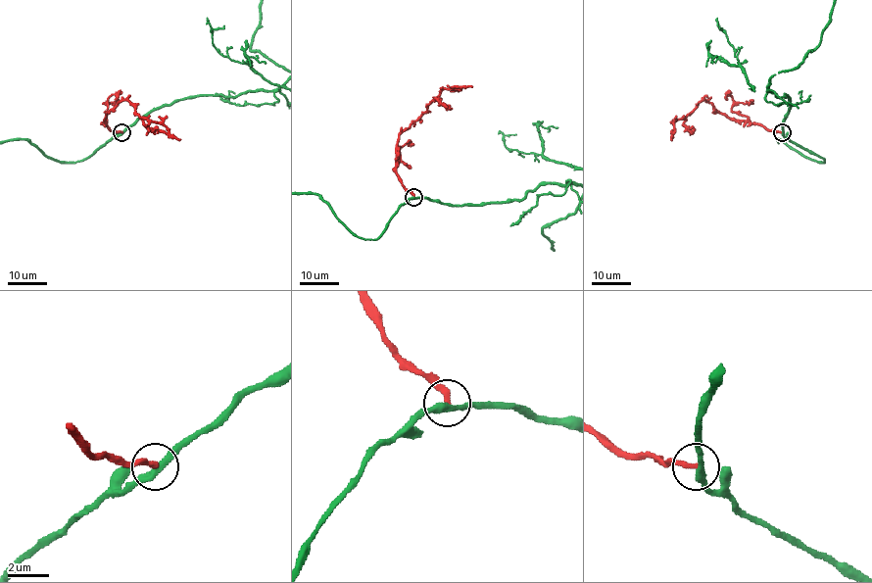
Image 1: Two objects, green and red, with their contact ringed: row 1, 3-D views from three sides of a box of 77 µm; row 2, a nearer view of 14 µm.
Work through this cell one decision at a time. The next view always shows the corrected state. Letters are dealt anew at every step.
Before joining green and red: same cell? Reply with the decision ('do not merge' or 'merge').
do not merge

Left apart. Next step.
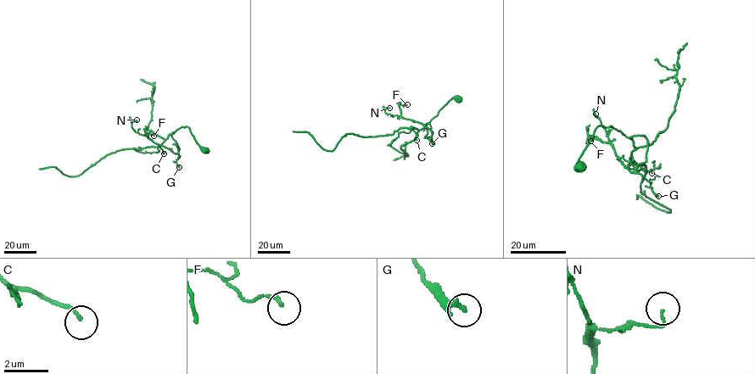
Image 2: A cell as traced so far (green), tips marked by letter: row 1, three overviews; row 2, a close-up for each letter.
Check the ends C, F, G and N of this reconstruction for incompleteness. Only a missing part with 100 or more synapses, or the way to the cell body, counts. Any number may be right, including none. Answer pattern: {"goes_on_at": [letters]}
{"goes_on_at": []}

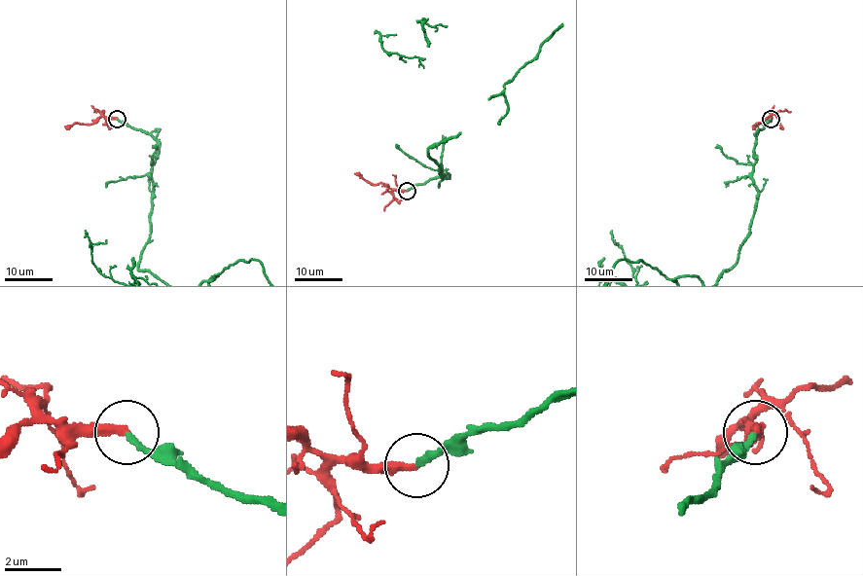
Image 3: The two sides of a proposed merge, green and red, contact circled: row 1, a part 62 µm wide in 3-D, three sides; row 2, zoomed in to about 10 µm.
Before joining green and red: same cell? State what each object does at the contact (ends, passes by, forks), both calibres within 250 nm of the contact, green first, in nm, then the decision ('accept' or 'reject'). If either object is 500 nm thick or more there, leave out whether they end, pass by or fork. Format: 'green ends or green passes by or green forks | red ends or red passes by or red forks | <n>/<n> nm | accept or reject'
green ends | red ends | 200/300 nm | accept

